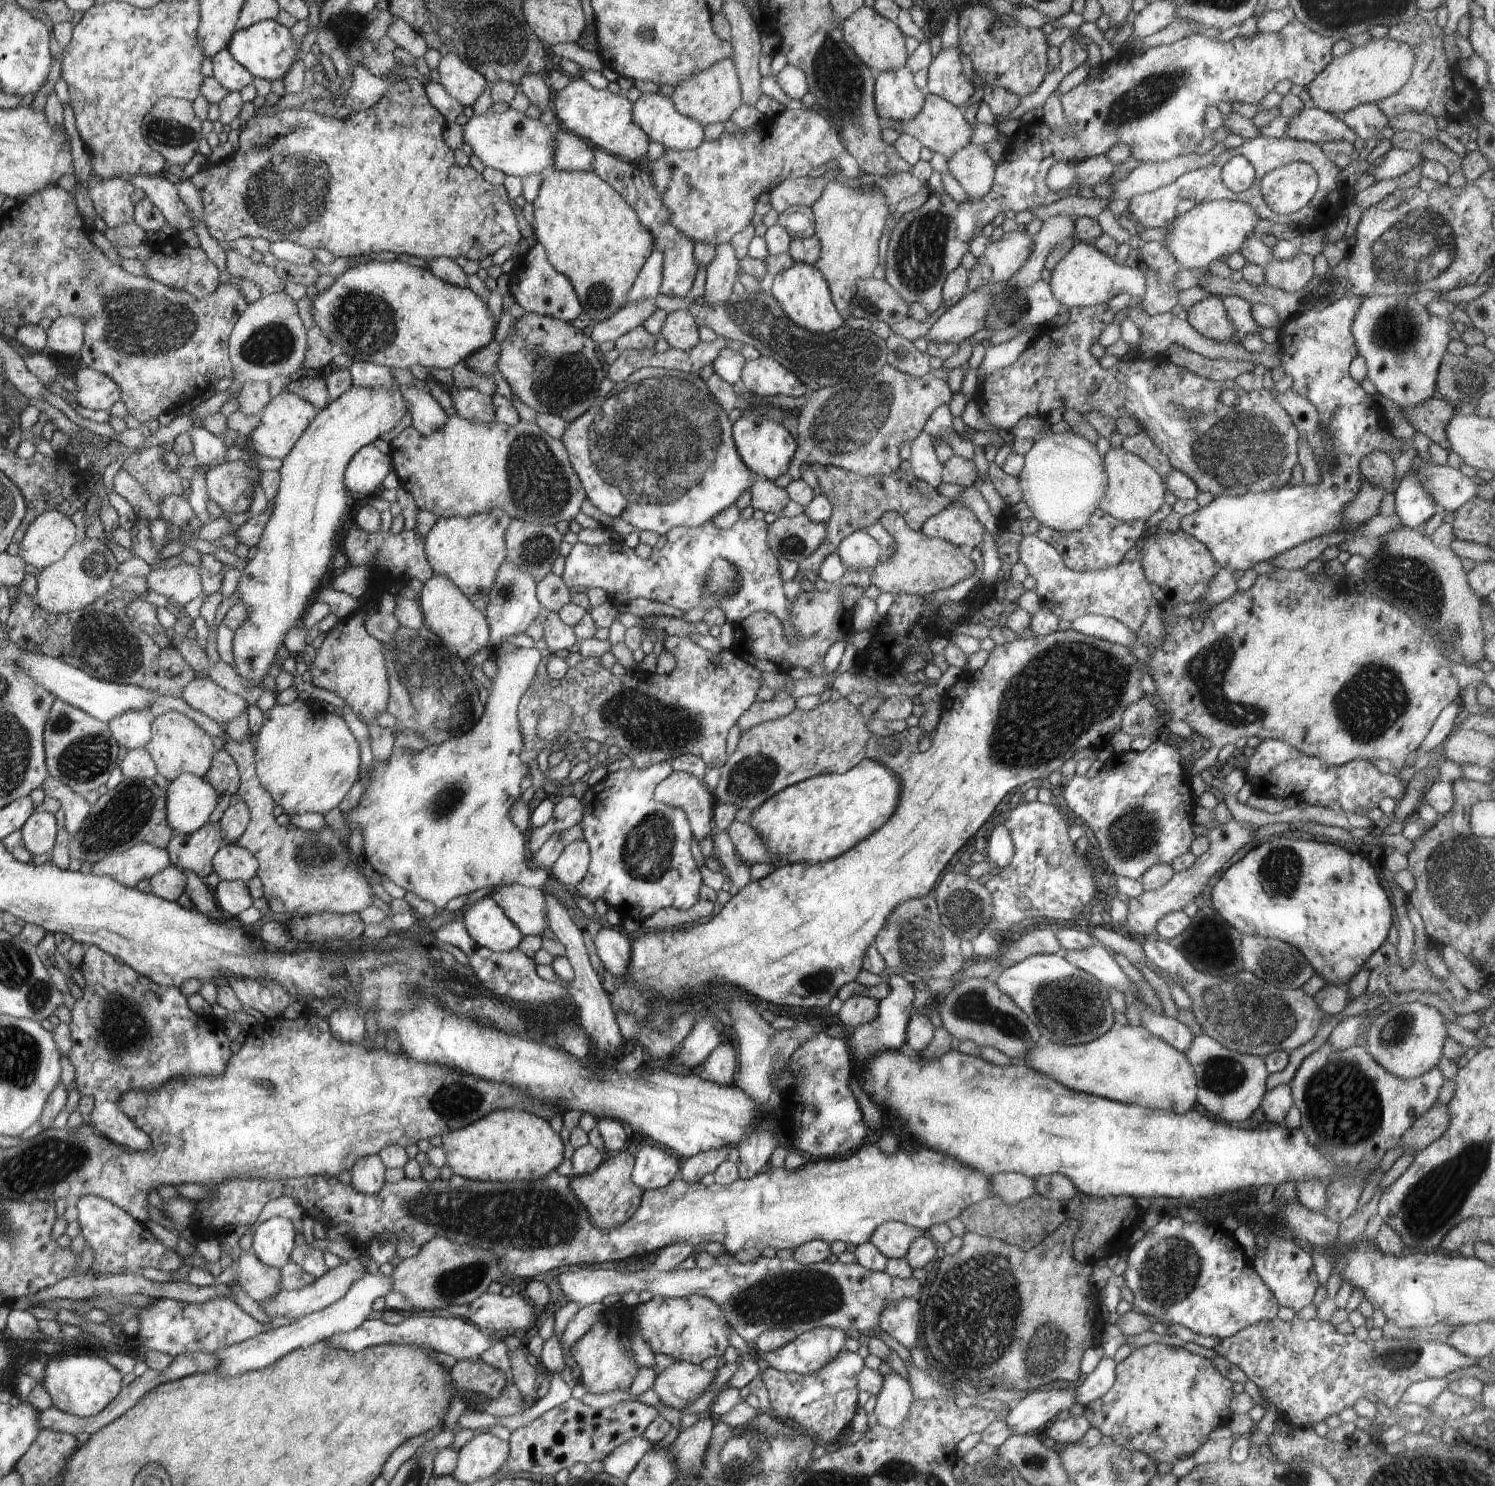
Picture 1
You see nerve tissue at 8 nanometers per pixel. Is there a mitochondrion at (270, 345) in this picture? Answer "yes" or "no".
yes

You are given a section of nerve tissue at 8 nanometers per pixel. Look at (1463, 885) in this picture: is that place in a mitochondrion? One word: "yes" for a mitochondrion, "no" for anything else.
yes

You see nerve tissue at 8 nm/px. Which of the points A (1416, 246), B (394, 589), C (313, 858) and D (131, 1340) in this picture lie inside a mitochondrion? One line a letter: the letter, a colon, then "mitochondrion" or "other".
A: mitochondrion
B: other
C: mitochondrion
D: other

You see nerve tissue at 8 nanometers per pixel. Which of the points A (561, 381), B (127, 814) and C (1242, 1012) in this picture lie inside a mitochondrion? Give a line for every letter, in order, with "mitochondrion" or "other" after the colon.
A: mitochondrion
B: mitochondrion
C: mitochondrion

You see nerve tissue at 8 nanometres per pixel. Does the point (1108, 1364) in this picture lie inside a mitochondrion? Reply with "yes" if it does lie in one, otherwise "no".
no

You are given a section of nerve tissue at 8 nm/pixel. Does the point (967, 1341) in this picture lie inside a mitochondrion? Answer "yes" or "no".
yes

